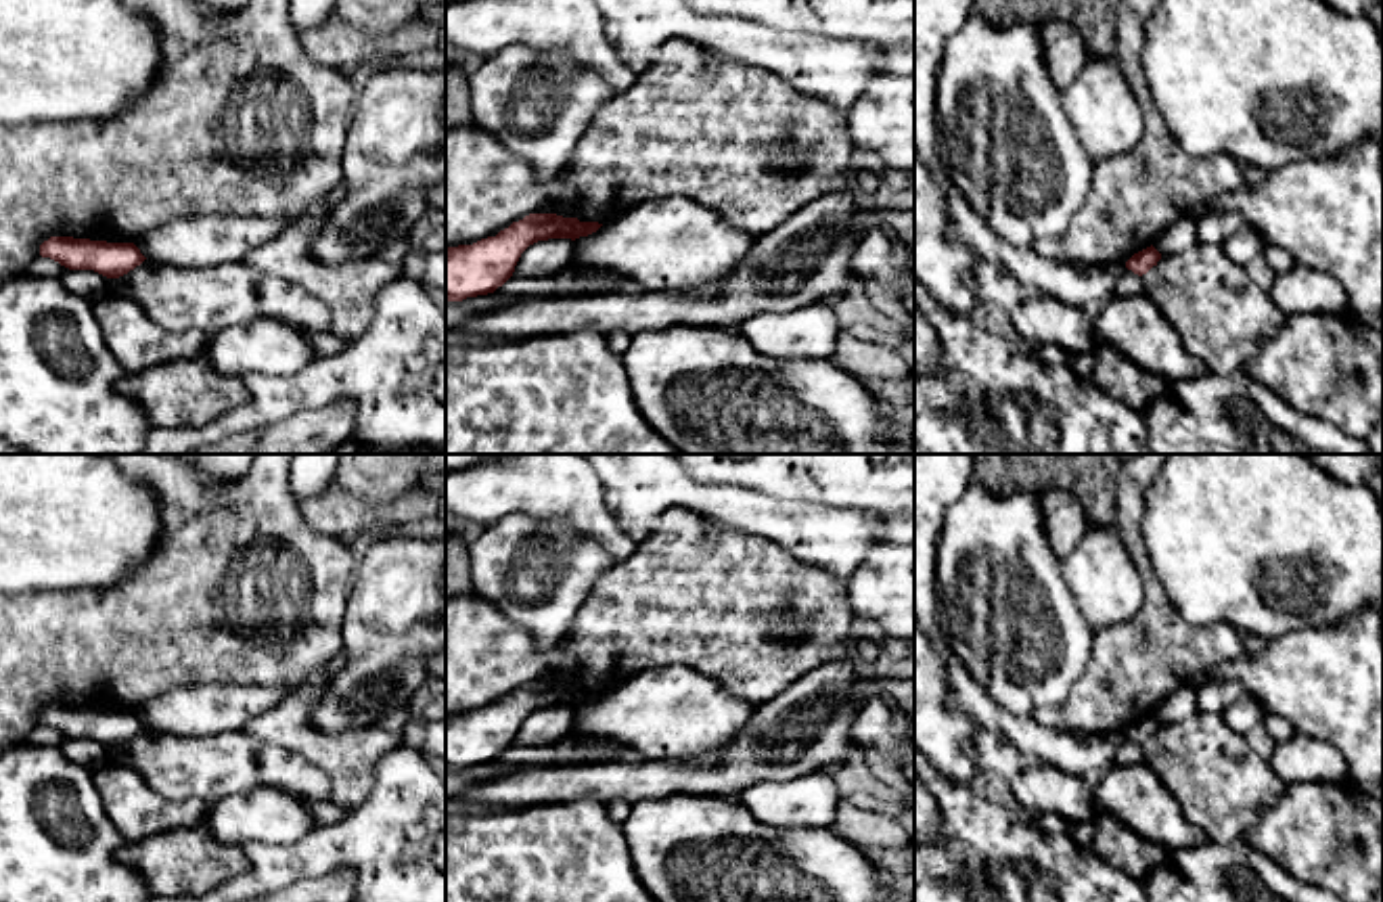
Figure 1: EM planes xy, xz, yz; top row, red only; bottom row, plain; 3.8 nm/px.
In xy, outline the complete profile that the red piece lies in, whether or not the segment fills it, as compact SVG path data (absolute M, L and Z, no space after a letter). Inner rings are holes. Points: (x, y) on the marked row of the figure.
M50 236L40 245L40 255L69 270L94 270L107 278L119 278L146 260L134 243L73 236Z

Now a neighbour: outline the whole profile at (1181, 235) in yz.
M1184 216L1184 218L1176 220L1174 224L1170 224L1167 228L1163 228L1157 234L1157 239L1153 241L1153 247L1161 255L1174 255L1174 253L1182 253L1182 251L1191 249L1197 243L1199 243L1197 216Z

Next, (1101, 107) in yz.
M1115 54L1088 59L1061 100L1094 165L1128 153L1142 138L1144 115Z

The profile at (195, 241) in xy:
M186 216L161 224L134 245L151 262L203 270L243 262L251 249L272 241L287 224L289 218Z

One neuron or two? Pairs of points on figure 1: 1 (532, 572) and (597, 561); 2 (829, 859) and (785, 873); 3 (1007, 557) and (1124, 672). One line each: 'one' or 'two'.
1: one
2: one
3: two

